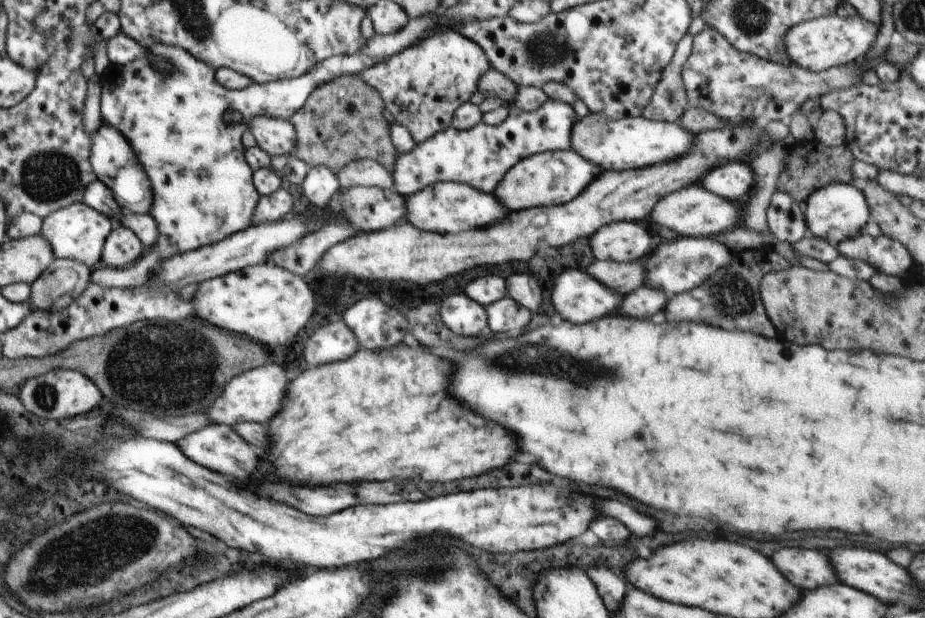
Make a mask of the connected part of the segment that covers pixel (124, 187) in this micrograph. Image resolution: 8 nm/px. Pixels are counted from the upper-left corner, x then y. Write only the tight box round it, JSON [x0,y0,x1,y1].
[92,123,153,213]

